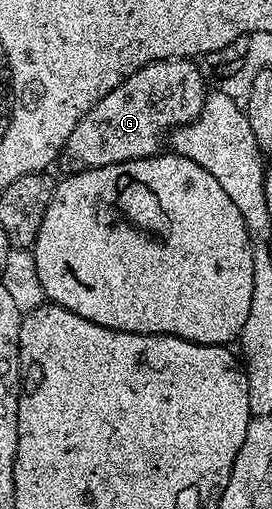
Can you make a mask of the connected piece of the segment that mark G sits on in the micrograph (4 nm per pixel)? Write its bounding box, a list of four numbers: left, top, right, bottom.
[58,57,209,173]

